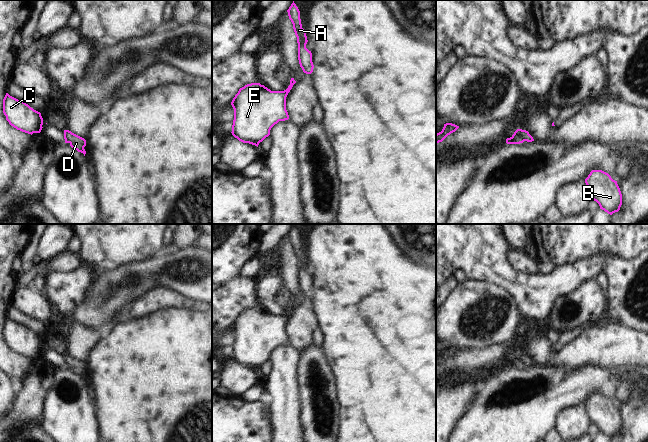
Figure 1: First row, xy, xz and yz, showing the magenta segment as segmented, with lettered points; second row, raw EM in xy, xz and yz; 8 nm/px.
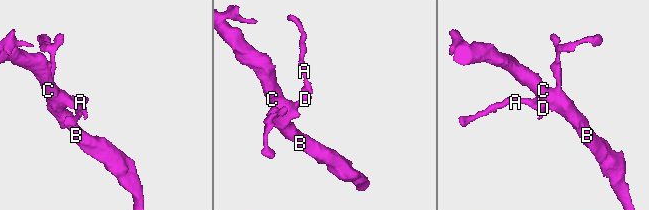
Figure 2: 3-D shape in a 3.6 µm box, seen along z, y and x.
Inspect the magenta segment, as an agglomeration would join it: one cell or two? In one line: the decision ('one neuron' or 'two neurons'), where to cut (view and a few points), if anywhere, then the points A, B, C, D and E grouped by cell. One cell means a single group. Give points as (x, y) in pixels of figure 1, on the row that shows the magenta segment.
one neuron | no cut | A B C D E

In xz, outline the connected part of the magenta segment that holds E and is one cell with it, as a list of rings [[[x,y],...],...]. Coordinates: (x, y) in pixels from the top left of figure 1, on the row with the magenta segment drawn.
[[[291,78],[290,85],[284,91],[271,91],[260,83],[251,83],[240,88],[231,102],[234,109],[232,135],[243,143],[258,147],[259,143],[270,135],[275,124],[289,119],[286,97],[295,83],[294,78]]]

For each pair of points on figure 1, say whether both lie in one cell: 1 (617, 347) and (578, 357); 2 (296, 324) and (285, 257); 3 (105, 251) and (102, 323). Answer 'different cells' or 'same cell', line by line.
1: same cell
2: same cell
3: different cells

